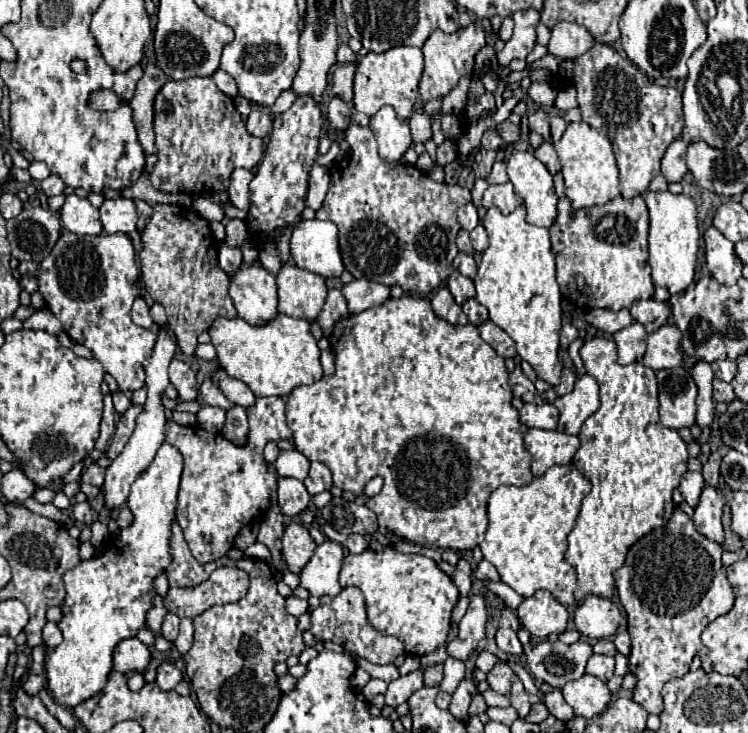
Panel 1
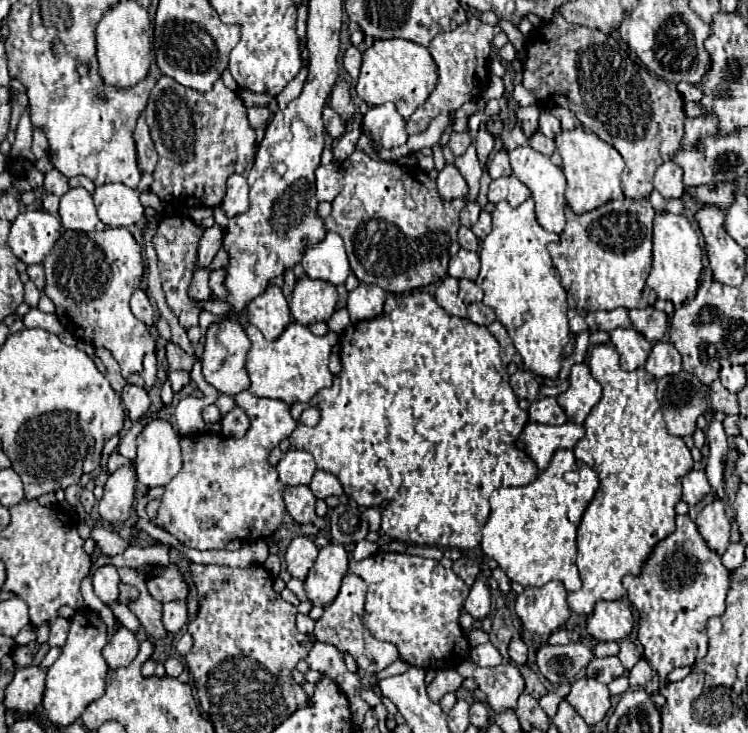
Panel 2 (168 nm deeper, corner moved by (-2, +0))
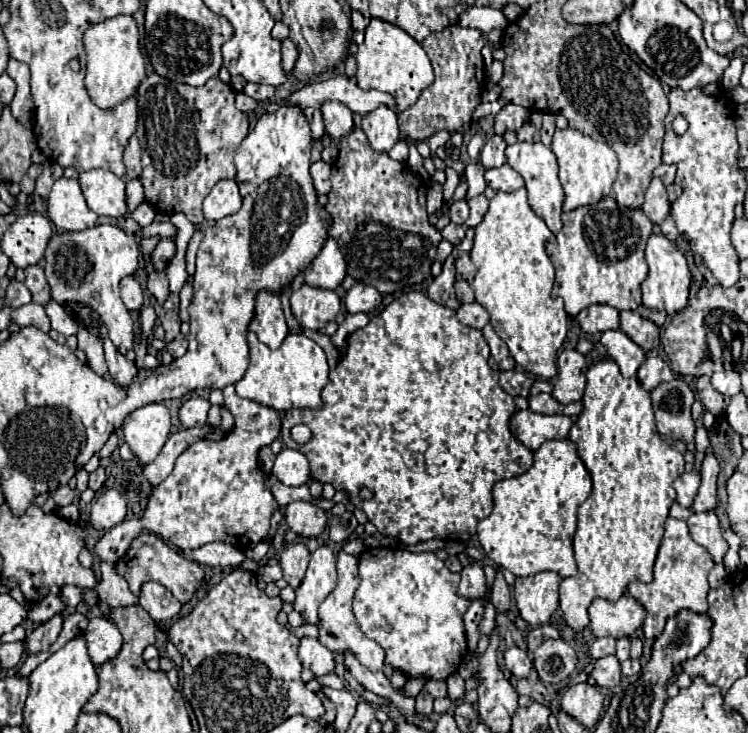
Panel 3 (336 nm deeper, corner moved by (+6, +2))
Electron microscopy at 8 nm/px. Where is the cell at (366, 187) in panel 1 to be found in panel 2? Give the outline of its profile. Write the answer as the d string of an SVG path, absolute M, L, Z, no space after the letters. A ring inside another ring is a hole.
M355 150L343 162L343 188L333 200L333 212L325 218L325 226L337 232L347 248L353 274L359 282L377 284L385 292L403 294L413 288L429 286L447 274L449 254L457 254L457 230L459 212L465 200L443 202L437 192L437 184L417 166L401 166L395 162L379 162L367 156L363 150Z

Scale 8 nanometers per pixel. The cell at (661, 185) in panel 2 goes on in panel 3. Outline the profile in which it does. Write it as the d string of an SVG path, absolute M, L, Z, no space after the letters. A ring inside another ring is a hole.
M653 178L647 192L645 192L645 204L643 204L643 210L645 214L651 218L651 222L659 224L667 214L669 214L669 198L667 198L667 186Z

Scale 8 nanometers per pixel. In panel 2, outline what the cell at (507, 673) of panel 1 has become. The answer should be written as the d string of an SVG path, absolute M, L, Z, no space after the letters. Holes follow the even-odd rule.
M465 660L457 666L457 672L463 678L473 678L479 690L485 692L489 708L499 714L505 710L515 710L517 698L525 692L525 680L517 666L499 664L493 668L481 668Z

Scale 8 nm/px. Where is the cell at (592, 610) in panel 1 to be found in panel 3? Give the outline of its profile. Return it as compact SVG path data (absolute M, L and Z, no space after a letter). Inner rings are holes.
M623 594L615 602L603 598L593 600L589 606L589 618L591 618L589 628L593 636L625 638L631 636L643 624L645 610L637 600Z

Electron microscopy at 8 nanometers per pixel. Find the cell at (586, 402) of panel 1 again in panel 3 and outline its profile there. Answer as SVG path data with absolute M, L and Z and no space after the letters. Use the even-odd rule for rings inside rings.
M563 350L557 360L557 380L551 396L559 400L561 404L577 402L583 398L585 392L585 372L587 372L587 360L577 350Z

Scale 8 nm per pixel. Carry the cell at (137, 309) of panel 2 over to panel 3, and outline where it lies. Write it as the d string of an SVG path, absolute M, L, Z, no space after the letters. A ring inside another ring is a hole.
M127 276L121 280L121 300L127 306L127 310L141 310L143 292L139 282L133 276Z

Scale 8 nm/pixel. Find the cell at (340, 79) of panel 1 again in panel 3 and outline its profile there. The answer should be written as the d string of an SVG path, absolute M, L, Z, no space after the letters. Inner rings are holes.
M327 100L321 106L323 112L323 120L325 120L325 132L329 136L333 136L333 140L349 134L353 130L353 112L349 108L345 108L345 104L337 102L337 100Z

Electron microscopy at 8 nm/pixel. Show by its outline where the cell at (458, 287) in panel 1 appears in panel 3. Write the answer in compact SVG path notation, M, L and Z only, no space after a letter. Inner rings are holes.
M465 280L455 282L455 294L457 294L457 298L459 298L461 302L473 302L473 300L475 300L473 290L471 290L471 286L469 286Z

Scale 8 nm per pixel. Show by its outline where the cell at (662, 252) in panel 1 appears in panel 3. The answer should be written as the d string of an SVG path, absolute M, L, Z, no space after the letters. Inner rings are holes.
M653 232L647 240L645 248L645 260L649 264L649 274L645 282L641 284L643 290L643 304L653 310L665 310L667 314L675 314L687 306L689 296L689 284L691 284L691 272L685 260L685 254L679 250L675 242L671 242L663 232Z

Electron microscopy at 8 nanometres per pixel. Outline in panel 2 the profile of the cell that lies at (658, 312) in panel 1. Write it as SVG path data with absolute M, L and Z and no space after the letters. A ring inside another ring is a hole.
M643 308L643 310L629 310L629 318L633 322L633 328L643 334L649 342L659 342L665 338L667 332L667 314L659 312L655 308Z

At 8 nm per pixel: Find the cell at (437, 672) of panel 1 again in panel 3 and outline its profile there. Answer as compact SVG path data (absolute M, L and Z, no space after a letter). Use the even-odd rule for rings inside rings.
M425 690L417 694L417 712L421 716L431 716L433 714L433 696Z

